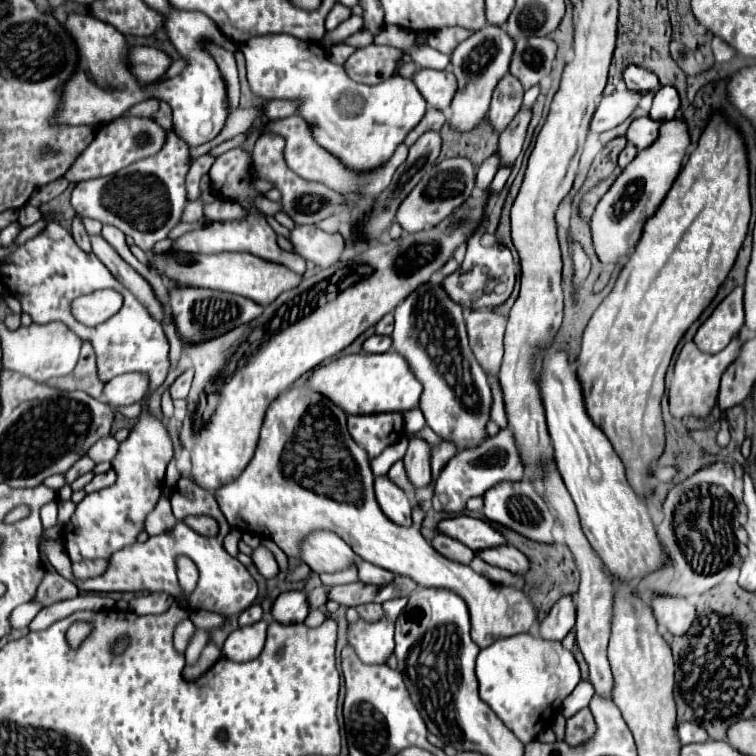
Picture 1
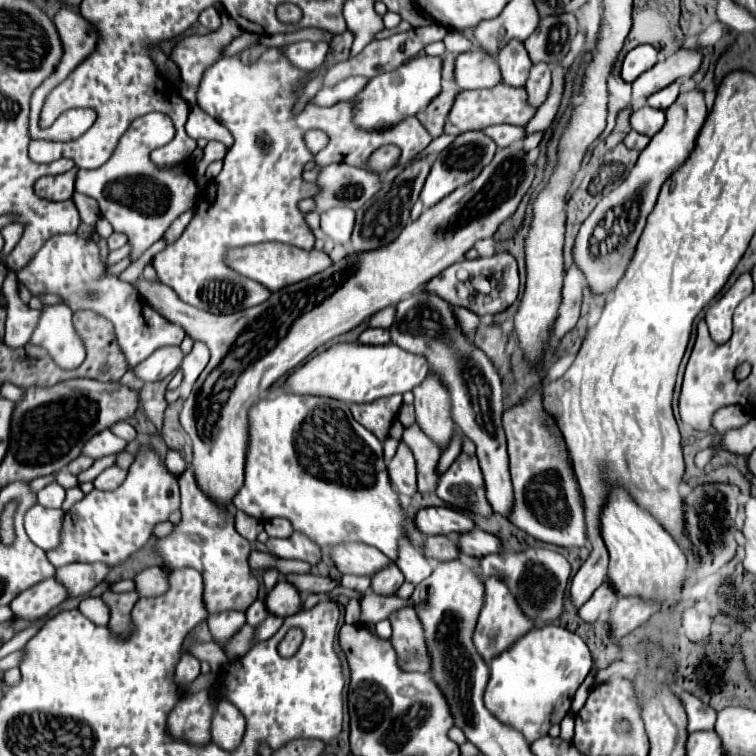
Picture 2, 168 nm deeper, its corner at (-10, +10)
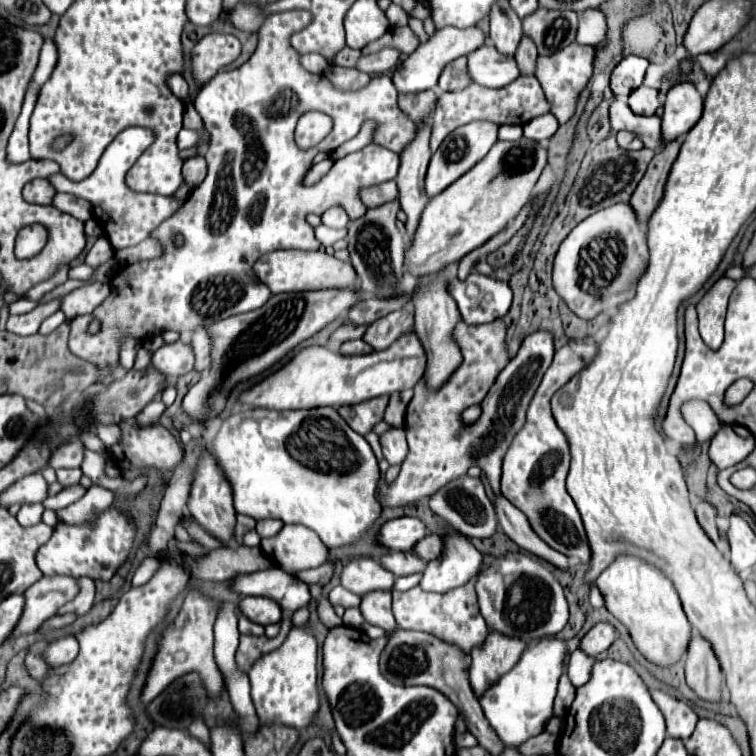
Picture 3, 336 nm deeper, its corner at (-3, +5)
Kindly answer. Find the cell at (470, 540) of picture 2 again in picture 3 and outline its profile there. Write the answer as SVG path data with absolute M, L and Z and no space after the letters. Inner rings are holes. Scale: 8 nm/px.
M429 534L415 546L415 552L425 560L435 560L435 558L439 558L439 554L443 554L443 548L445 548L443 536Z

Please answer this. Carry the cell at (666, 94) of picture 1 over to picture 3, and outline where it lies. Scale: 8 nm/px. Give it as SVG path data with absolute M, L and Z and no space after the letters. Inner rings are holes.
M639 86L631 96L629 96L629 106L635 114L643 114L643 116L653 116L657 114L657 110L663 106L659 100L659 90L655 88L647 88L647 86Z

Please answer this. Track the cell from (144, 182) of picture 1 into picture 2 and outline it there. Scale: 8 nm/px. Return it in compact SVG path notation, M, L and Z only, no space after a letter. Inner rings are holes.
M150 113L132 121L124 137L118 141L114 155L94 171L76 173L76 191L94 197L100 203L102 217L110 221L116 233L124 233L130 245L132 263L156 243L170 223L184 211L192 209L198 187L188 173L188 161L176 169L158 169L148 159L148 149L158 149L174 137L174 125L164 113Z

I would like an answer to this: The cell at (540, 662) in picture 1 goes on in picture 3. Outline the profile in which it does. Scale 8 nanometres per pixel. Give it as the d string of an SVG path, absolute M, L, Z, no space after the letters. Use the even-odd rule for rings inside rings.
M545 636L535 644L529 644L521 654L519 662L493 686L489 686L479 698L487 722L497 732L505 748L517 750L523 742L541 734L545 722L553 718L553 700L557 694L559 678L563 676L563 672L567 672L567 656L569 646L565 640Z

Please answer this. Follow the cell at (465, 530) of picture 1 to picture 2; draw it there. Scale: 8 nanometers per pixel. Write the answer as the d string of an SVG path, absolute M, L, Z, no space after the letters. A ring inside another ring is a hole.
M426 507L416 513L416 529L422 535L458 535L474 529L474 523L460 511L448 507Z

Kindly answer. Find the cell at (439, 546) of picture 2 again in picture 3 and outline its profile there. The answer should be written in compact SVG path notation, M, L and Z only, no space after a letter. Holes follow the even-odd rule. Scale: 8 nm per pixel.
M413 550L409 552L389 552L381 558L381 564L391 570L395 576L407 576L407 574L417 574L423 572L427 562L423 562L423 558L419 558L419 554L415 554Z

